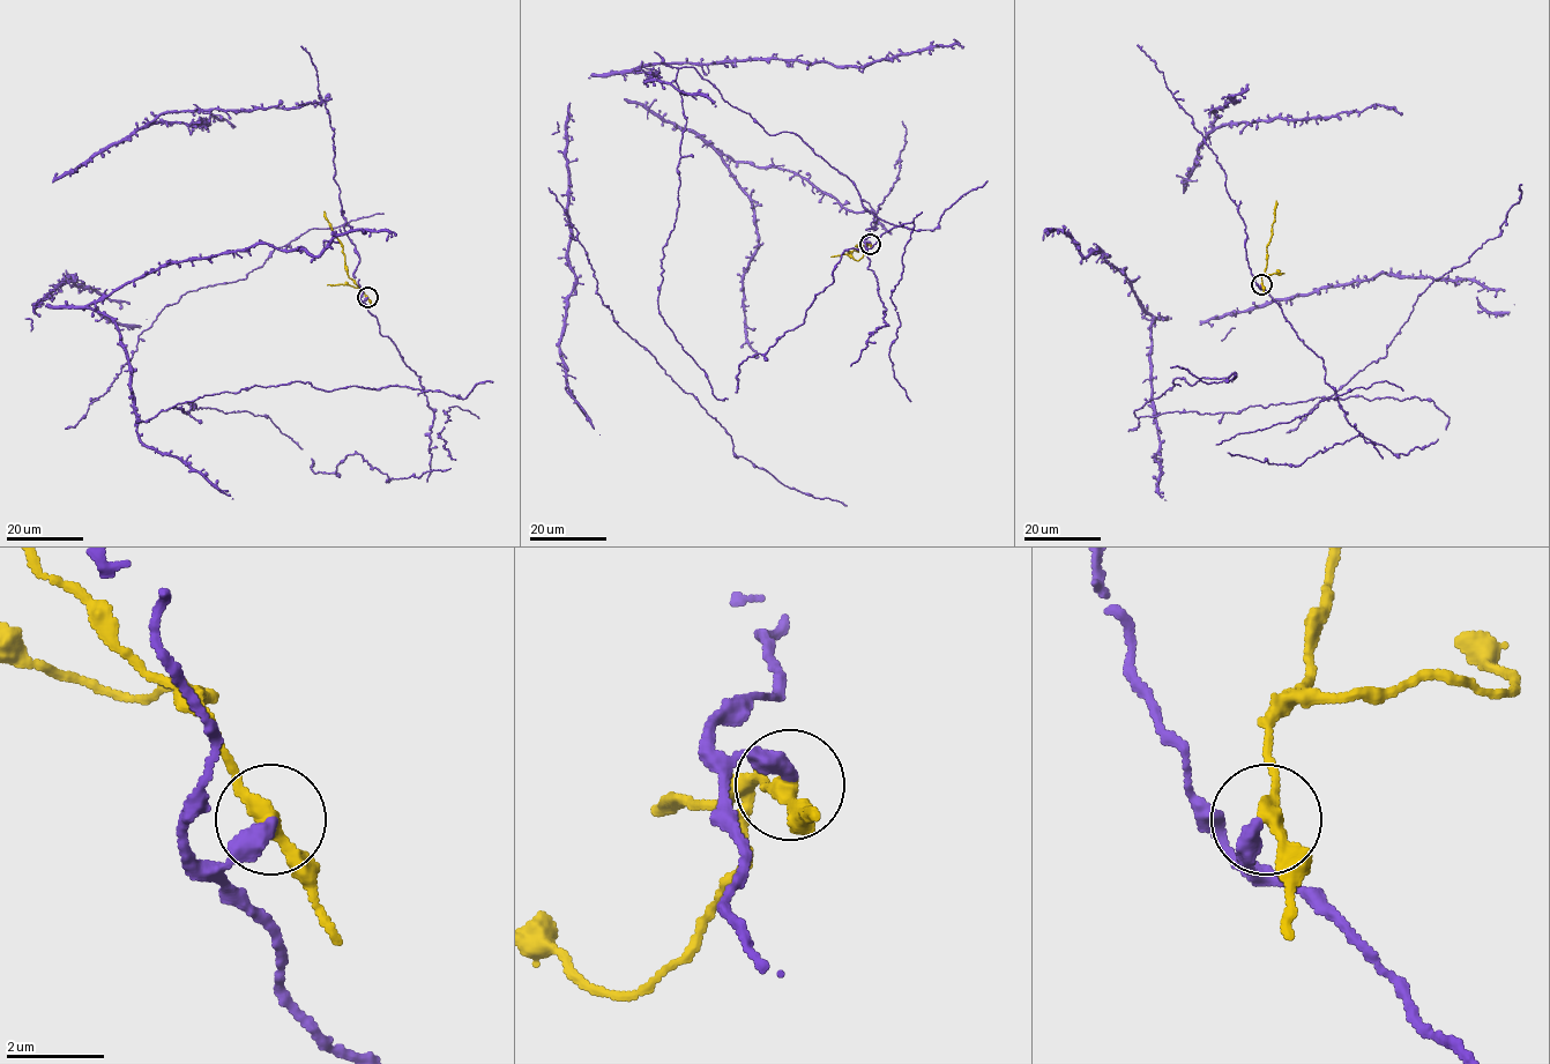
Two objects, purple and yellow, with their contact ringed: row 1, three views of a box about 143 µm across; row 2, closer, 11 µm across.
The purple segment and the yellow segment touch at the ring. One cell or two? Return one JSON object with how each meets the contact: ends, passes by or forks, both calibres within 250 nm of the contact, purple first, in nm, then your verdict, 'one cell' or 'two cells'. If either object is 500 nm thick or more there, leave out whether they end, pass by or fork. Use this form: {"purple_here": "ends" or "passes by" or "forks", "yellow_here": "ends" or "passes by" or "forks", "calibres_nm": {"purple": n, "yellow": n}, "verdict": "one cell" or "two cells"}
{"purple_here": "ends", "yellow_here": "passes by", "calibres_nm": {"purple": 400, "yellow": 280}, "verdict": "two cells"}

